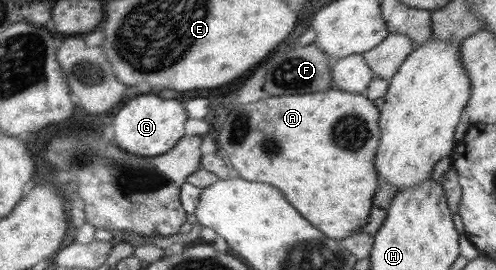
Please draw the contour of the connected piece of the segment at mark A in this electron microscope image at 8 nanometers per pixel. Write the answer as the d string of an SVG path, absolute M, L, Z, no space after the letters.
M332 88L298 96L270 96L260 106L236 106L217 131L217 147L240 178L268 182L280 188L286 200L328 238L340 240L360 233L370 218L370 206L378 188L374 156L380 141L379 111L364 95Z

